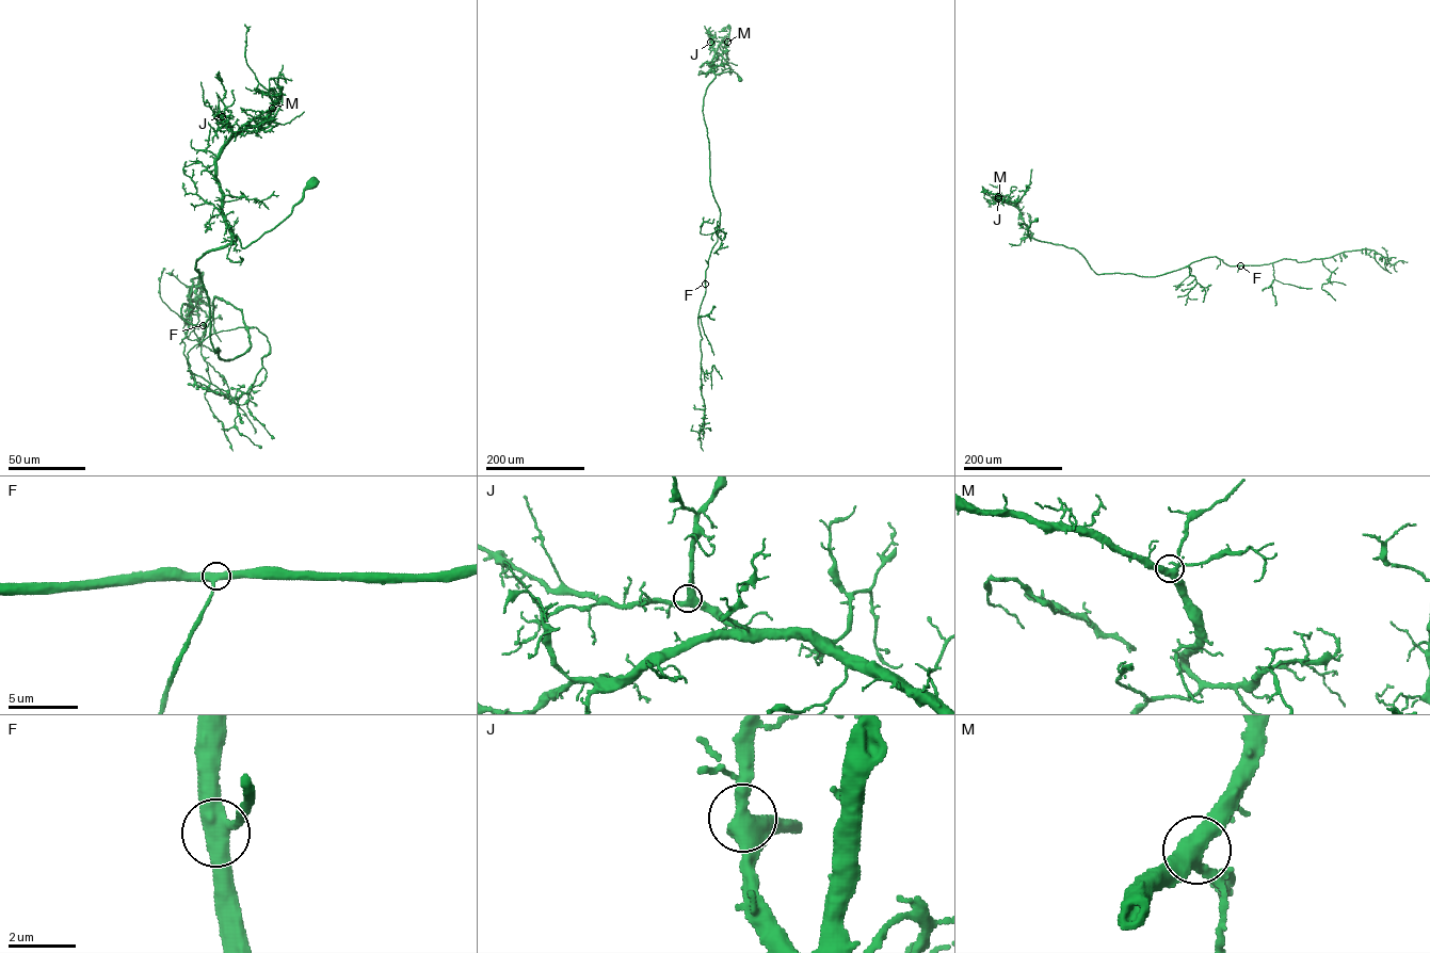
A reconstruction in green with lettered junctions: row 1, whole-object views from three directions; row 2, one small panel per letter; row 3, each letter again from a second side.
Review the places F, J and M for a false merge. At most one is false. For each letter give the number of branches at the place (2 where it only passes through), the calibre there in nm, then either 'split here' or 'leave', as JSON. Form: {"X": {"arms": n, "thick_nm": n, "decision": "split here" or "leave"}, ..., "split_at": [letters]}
{"F": {"arms": 3, "thick_nm": 460, "decision": "leave"}, "J": {"arms": 3, "thick_nm": 480, "decision": "leave"}, "M": {"arms": 3, "thick_nm": 440, "decision": "leave"}, "split_at": []}

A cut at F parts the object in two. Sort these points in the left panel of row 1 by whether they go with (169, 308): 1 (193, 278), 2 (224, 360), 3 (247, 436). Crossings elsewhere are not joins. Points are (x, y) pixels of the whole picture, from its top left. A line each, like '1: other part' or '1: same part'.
1: same part
2: other part
3: other part

